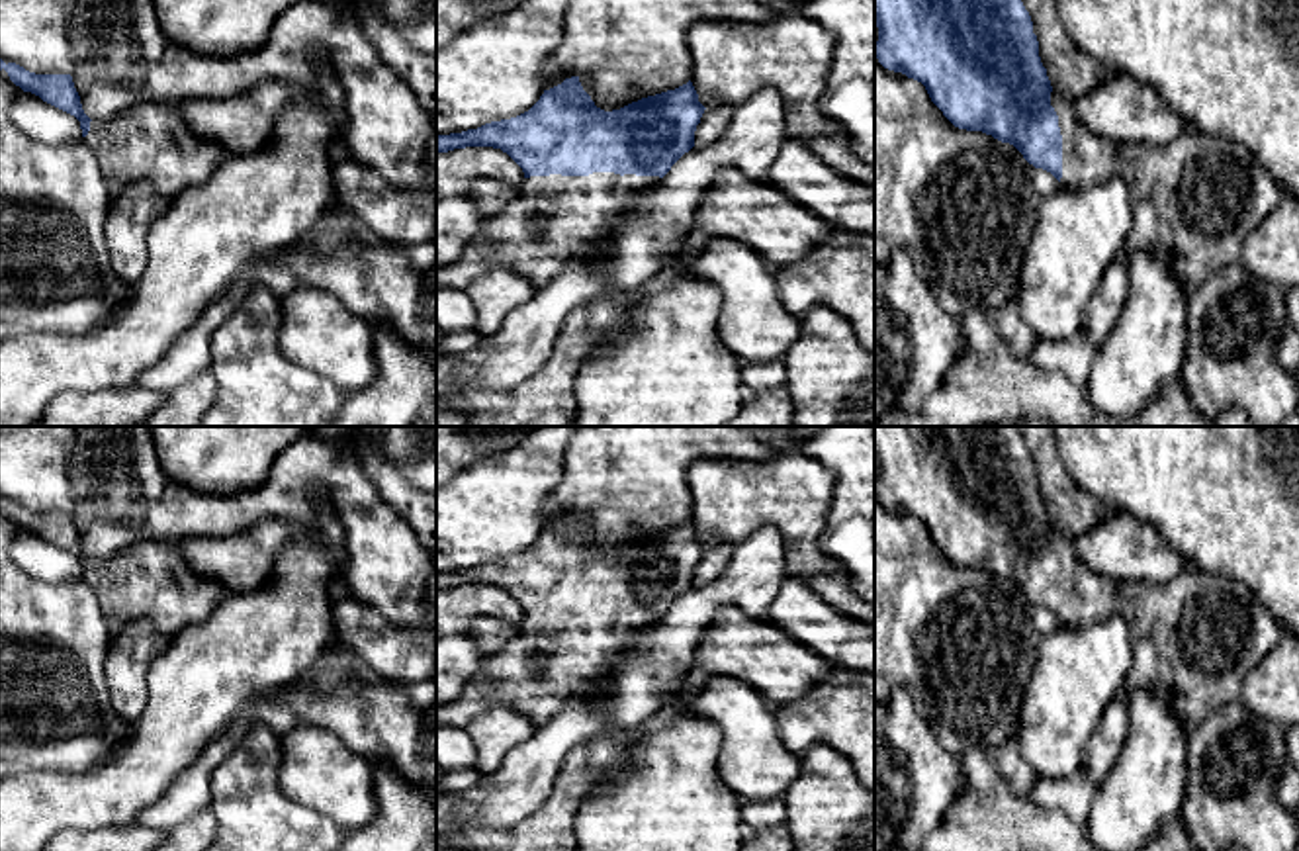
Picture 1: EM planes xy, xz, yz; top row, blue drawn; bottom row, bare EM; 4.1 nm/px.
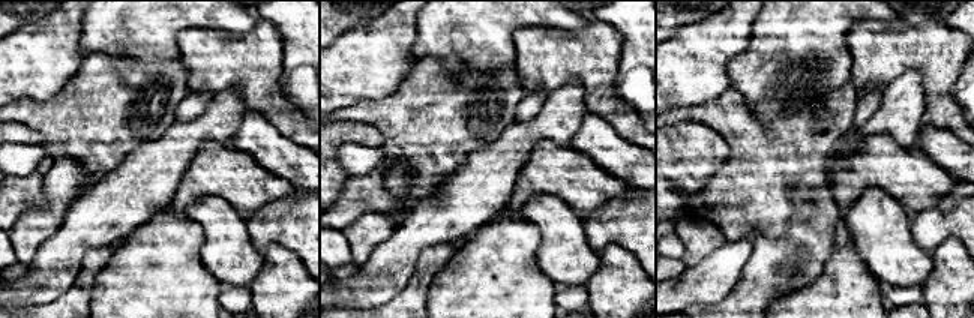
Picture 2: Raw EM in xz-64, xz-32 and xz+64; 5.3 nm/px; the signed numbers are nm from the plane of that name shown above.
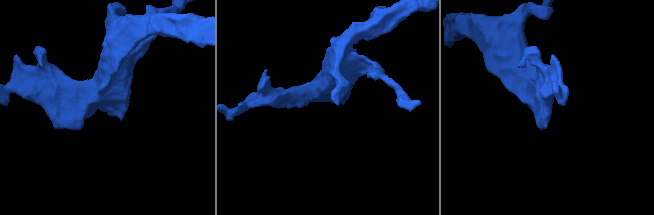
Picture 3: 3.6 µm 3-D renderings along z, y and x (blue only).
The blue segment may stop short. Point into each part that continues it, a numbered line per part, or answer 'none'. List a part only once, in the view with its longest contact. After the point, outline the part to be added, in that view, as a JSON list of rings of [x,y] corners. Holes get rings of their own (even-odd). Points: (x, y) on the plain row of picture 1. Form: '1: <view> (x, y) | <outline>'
1: xz (556, 656) | [[[614,610],[530,614],[518,628],[518,638],[487,657],[483,667],[466,683],[460,698],[436,710],[436,730],[466,728],[481,712],[507,706],[528,718],[536,732],[573,696],[597,698],[603,681],[622,653],[634,646],[638,632],[659,618],[659,614],[620,614]]]

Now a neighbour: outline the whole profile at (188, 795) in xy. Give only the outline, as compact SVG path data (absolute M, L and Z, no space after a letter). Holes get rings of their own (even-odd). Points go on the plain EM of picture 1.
M266 698L248 702L235 716L231 726L221 732L178 779L172 781L162 796L139 814L137 824L168 829L182 824L186 818L207 810L211 771L254 722L266 724L274 734L284 738L299 724L299 718L282 702Z

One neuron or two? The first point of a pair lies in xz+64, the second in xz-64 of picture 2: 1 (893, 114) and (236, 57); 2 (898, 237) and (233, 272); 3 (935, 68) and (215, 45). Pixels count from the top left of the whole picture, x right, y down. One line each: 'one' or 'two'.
1: two
2: one
3: one

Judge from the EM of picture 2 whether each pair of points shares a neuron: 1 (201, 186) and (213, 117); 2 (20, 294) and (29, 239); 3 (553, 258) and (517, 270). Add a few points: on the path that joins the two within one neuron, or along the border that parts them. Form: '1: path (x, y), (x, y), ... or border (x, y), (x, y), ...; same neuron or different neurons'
1: border (225, 144), (206, 143), (186, 170); different neurons
2: border (50, 237), (27, 264); different neurons
3: border (538, 227), (541, 245), (536, 264), (557, 285); different neurons

